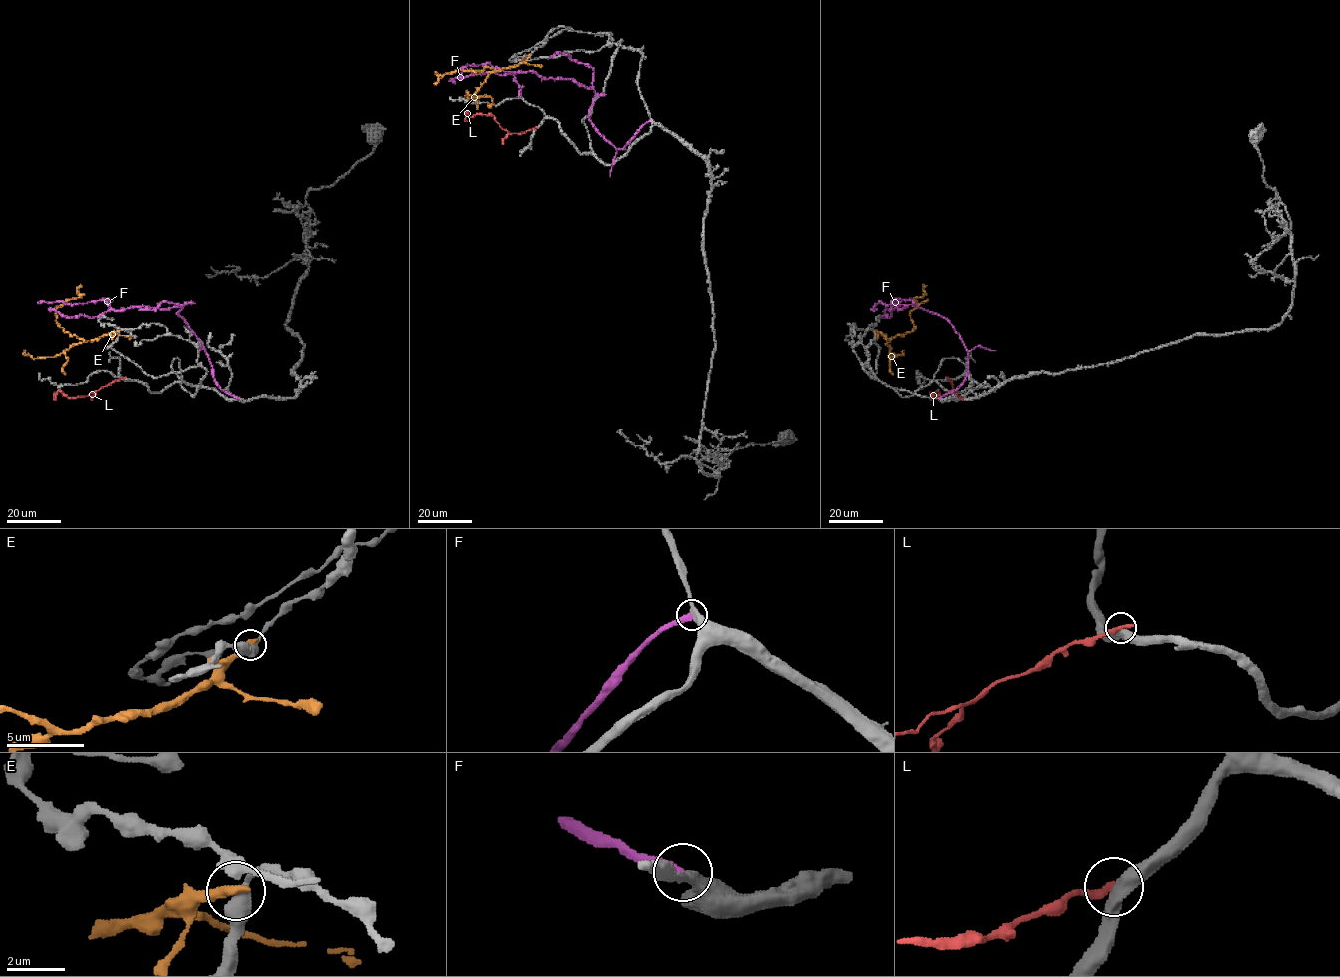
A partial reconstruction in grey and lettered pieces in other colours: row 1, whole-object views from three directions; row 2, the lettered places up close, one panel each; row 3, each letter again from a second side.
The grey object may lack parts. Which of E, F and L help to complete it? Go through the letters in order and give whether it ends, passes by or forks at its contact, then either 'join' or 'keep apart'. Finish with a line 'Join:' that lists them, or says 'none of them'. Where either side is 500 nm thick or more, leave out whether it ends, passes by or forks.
E: it ends there; keep apart
F: it ends there; join
L: it ends there; keep apart
Join: F

